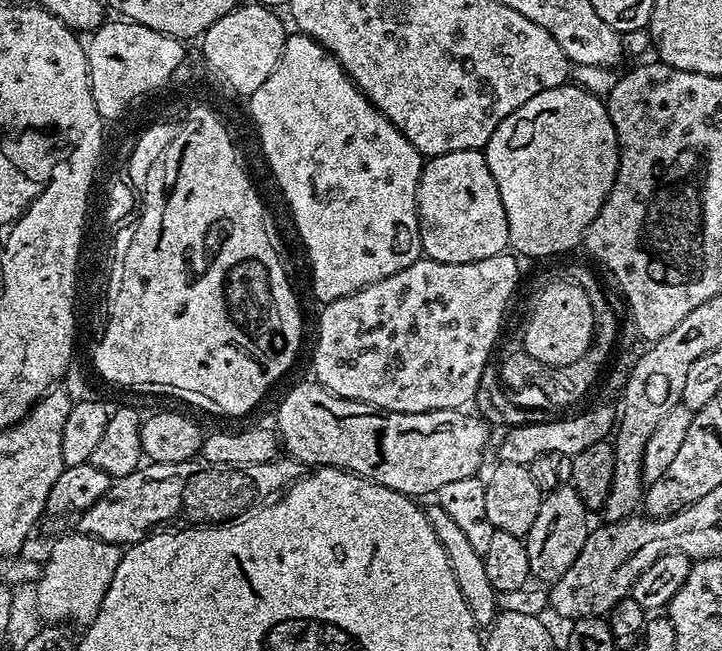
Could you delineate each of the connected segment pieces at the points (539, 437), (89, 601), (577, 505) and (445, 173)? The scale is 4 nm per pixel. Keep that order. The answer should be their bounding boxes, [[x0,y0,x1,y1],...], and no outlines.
[[499,404,618,464],[34,530,122,626],[527,484,590,584],[416,150,509,264]]

